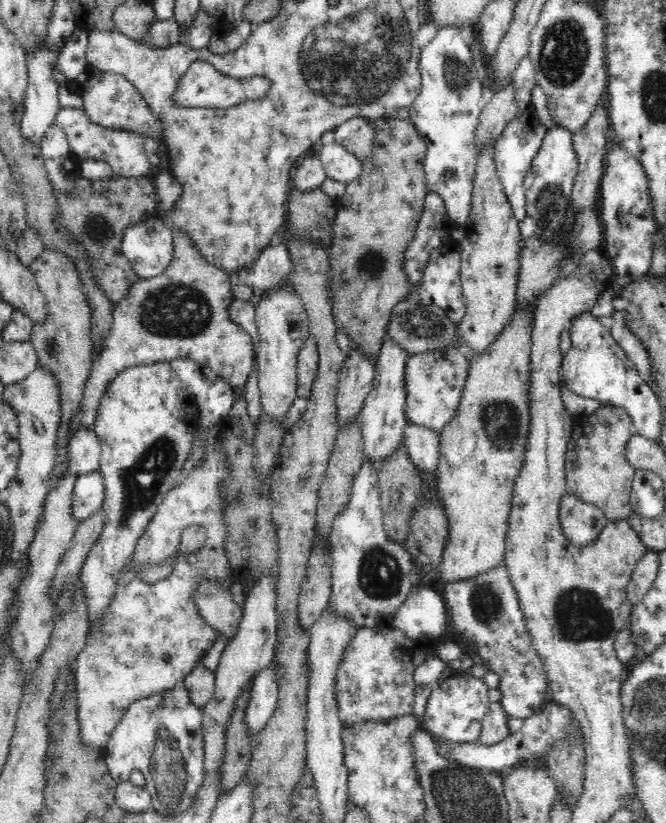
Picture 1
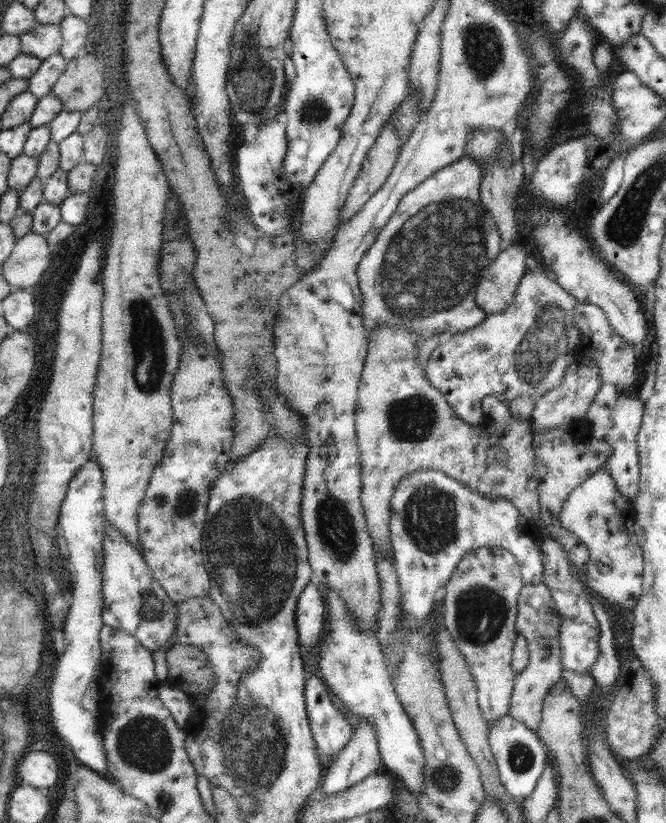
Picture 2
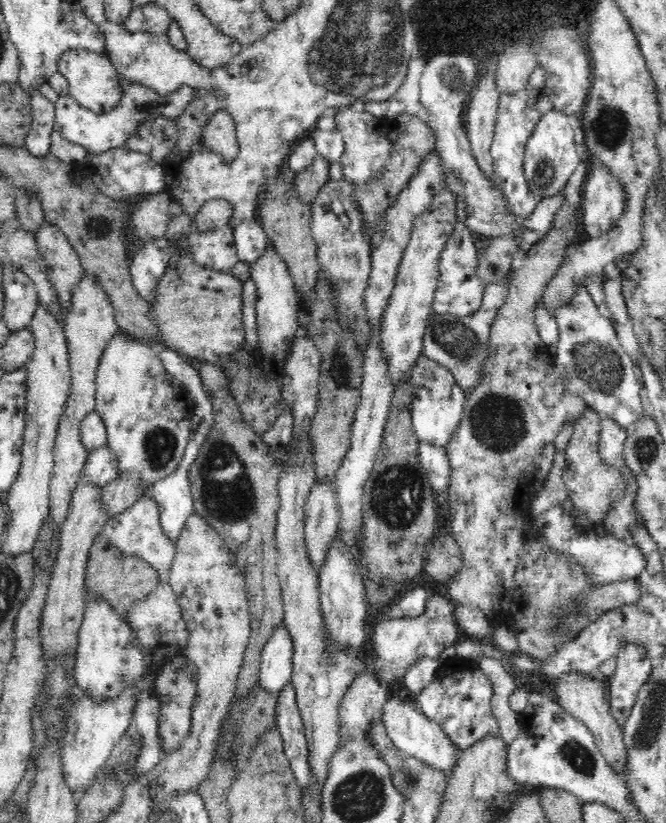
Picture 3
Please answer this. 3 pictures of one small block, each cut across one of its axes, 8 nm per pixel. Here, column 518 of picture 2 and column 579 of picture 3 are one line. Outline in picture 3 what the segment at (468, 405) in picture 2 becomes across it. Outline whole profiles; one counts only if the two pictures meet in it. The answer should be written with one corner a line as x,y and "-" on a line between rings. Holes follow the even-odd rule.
580,284
571,301
559,306
553,316
559,328
554,365
566,388
582,397
590,409
611,418
624,429
648,415
635,360
623,349
610,318
592,301
587,288

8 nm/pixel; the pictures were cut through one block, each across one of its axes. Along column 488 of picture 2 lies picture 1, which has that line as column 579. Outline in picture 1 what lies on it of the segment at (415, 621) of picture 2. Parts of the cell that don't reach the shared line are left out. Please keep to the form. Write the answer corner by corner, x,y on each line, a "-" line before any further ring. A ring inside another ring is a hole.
566,494
560,501
559,520
563,535
574,547
595,545
608,522
600,508
572,494

